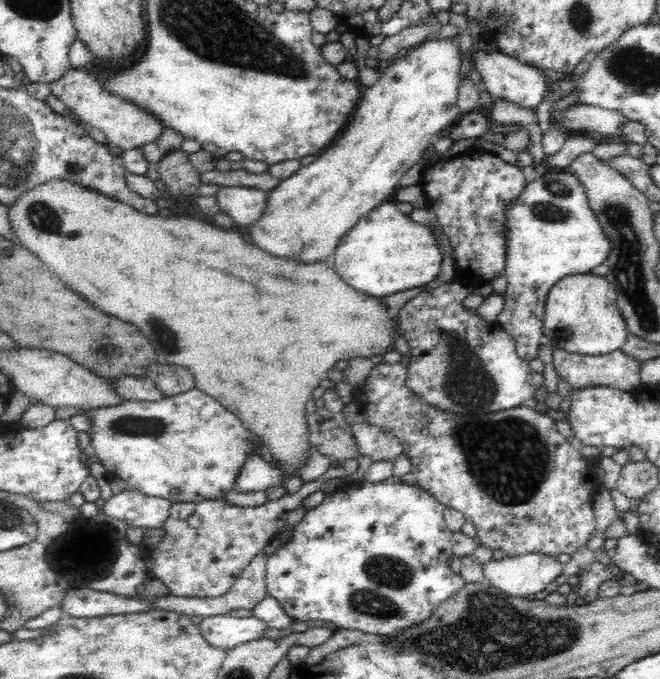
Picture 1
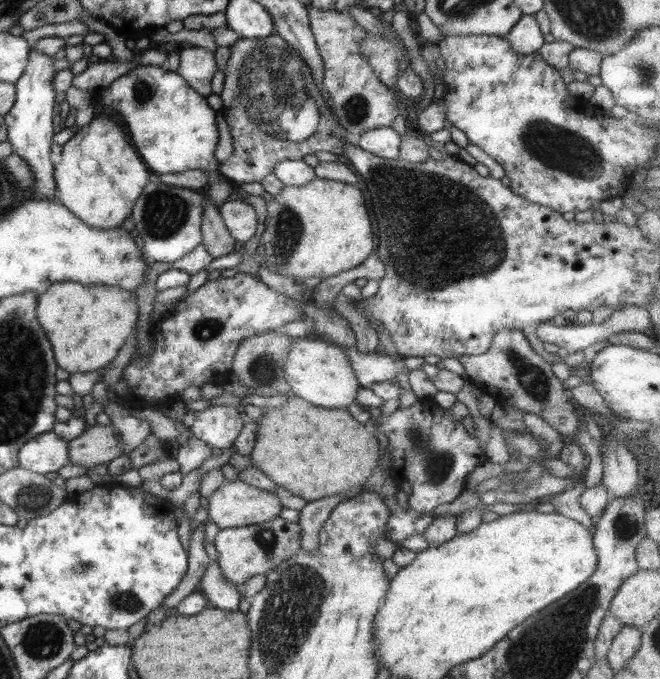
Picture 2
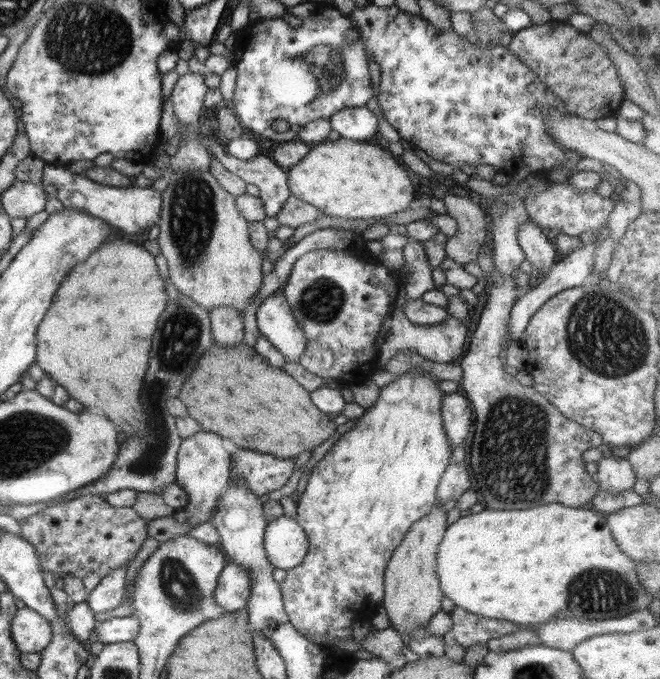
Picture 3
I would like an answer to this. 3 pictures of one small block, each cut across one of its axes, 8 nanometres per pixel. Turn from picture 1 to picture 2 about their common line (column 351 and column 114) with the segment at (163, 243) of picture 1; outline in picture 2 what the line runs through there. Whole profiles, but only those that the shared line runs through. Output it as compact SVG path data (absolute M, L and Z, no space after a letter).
M78 282L52 284L38 300L38 320L44 326L60 368L70 375L100 370L118 356L120 346L134 332L138 304L133 291L114 286L82 286Z

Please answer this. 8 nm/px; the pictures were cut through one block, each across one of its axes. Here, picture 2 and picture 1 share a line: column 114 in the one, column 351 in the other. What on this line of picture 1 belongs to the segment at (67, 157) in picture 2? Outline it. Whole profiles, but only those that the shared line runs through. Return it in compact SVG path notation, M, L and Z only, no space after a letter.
M458 36L450 38L426 39L422 41L418 46L408 50L405 56L397 57L390 66L384 70L380 75L379 80L372 86L366 88L362 100L359 100L358 108L354 112L354 117L351 122L348 122L347 126L341 131L341 136L330 146L328 146L322 153L319 153L315 160L296 170L292 176L282 180L274 190L268 191L268 204L266 204L266 210L262 214L260 220L256 220L252 226L247 227L246 236L249 236L252 244L256 245L263 251L272 254L272 256L280 256L280 258L287 258L292 260L300 260L300 262L306 262L306 264L315 263L318 261L331 261L332 254L335 248L338 246L340 239L346 232L348 232L360 218L365 217L373 208L376 208L379 204L382 204L386 198L390 198L396 190L396 186L399 185L398 181L402 178L402 175L410 170L416 163L420 163L424 150L435 141L435 137L438 132L444 130L446 126L454 122L458 122L462 113L458 109L458 84L460 84L460 66L462 66L462 52L458 45Z

